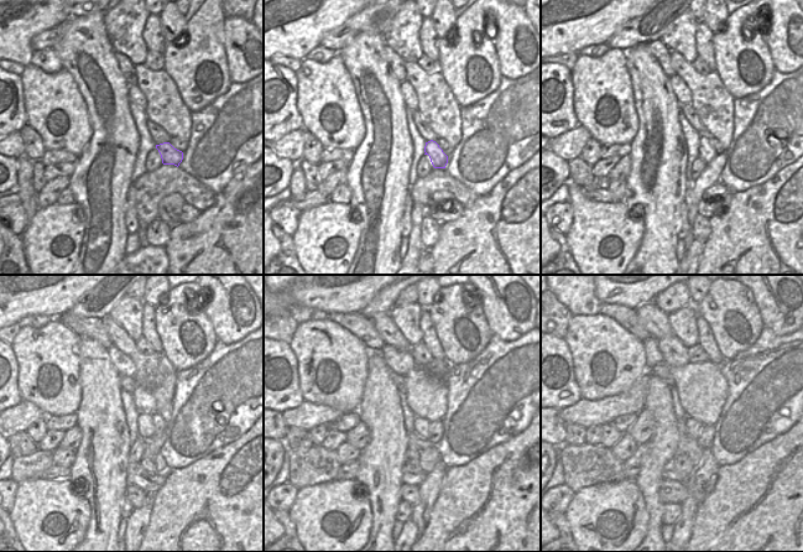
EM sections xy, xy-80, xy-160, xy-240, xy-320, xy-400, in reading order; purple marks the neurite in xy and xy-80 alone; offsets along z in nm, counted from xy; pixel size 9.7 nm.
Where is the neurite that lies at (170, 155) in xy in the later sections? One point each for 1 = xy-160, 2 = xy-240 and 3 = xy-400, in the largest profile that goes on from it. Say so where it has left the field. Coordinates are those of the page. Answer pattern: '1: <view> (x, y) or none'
1: xy-160 (705, 151)
2: xy-240 (145, 426)
3: xy-400 (694, 427)

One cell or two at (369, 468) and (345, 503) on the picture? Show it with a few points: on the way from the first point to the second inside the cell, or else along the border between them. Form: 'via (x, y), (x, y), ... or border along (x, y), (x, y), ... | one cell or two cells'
border along (354, 480), (365, 487), (370, 510) | two cells

